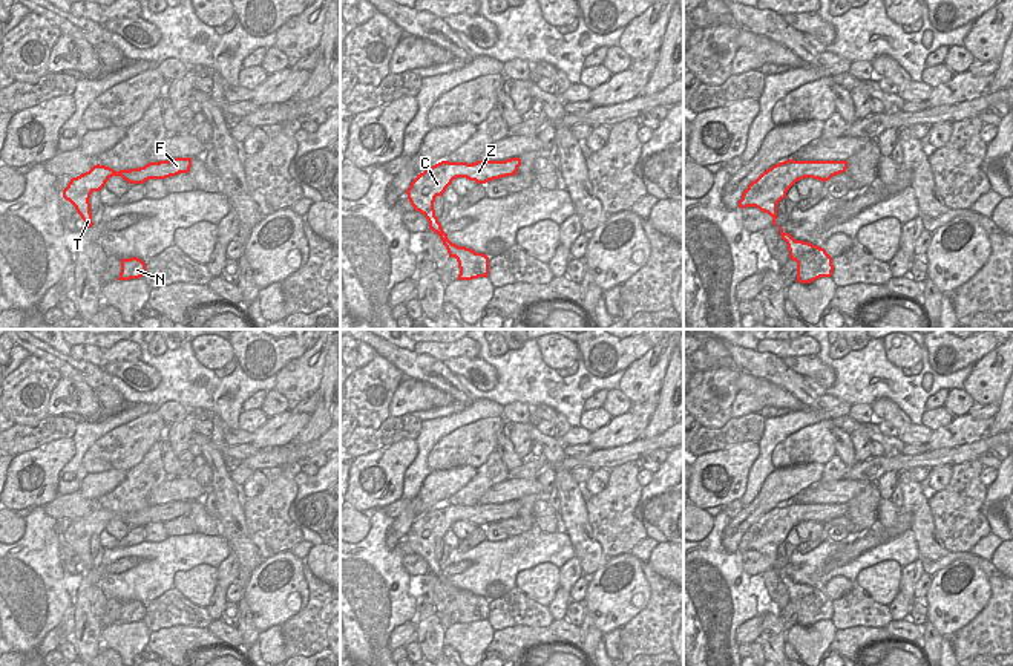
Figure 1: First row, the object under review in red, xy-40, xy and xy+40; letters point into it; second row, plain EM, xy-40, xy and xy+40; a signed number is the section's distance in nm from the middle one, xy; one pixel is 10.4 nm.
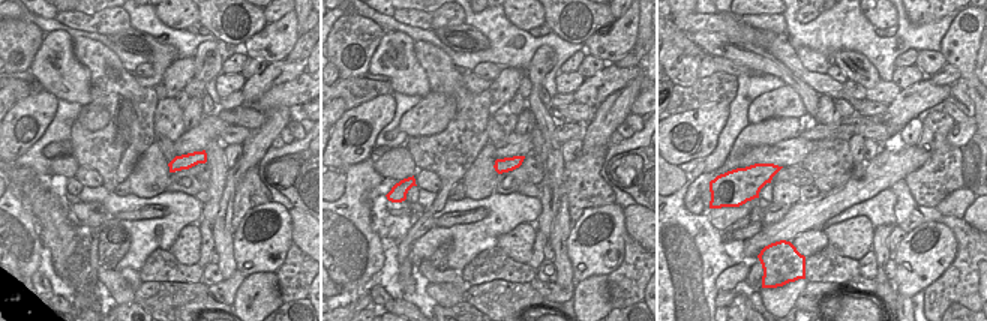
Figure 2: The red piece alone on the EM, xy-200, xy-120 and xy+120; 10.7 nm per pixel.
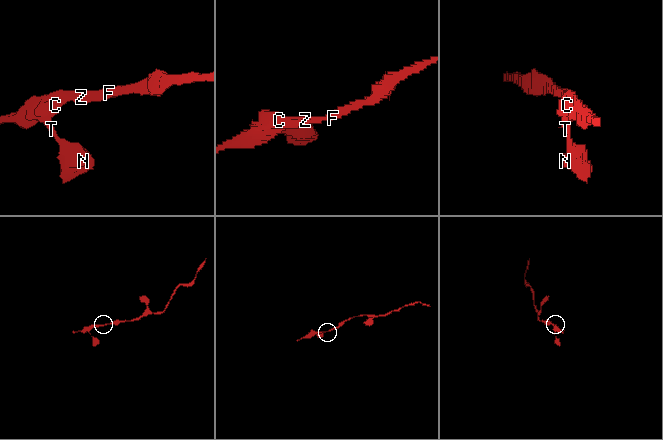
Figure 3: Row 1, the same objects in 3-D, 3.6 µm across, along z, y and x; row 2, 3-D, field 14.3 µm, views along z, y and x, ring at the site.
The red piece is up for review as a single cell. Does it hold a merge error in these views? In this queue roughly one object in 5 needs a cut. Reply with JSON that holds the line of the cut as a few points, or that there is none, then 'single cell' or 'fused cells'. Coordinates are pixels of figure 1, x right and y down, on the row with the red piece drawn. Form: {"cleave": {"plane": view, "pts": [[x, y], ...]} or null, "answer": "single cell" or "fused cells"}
{"cleave": null, "answer": "single cell"}

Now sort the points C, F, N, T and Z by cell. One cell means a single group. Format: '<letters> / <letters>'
C F N T Z

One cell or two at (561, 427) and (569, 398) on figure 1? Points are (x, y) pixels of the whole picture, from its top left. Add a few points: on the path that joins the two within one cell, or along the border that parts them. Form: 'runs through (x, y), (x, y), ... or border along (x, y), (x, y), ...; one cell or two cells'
border along (532, 408), (540, 404), (554, 408), (570, 427); two cells

